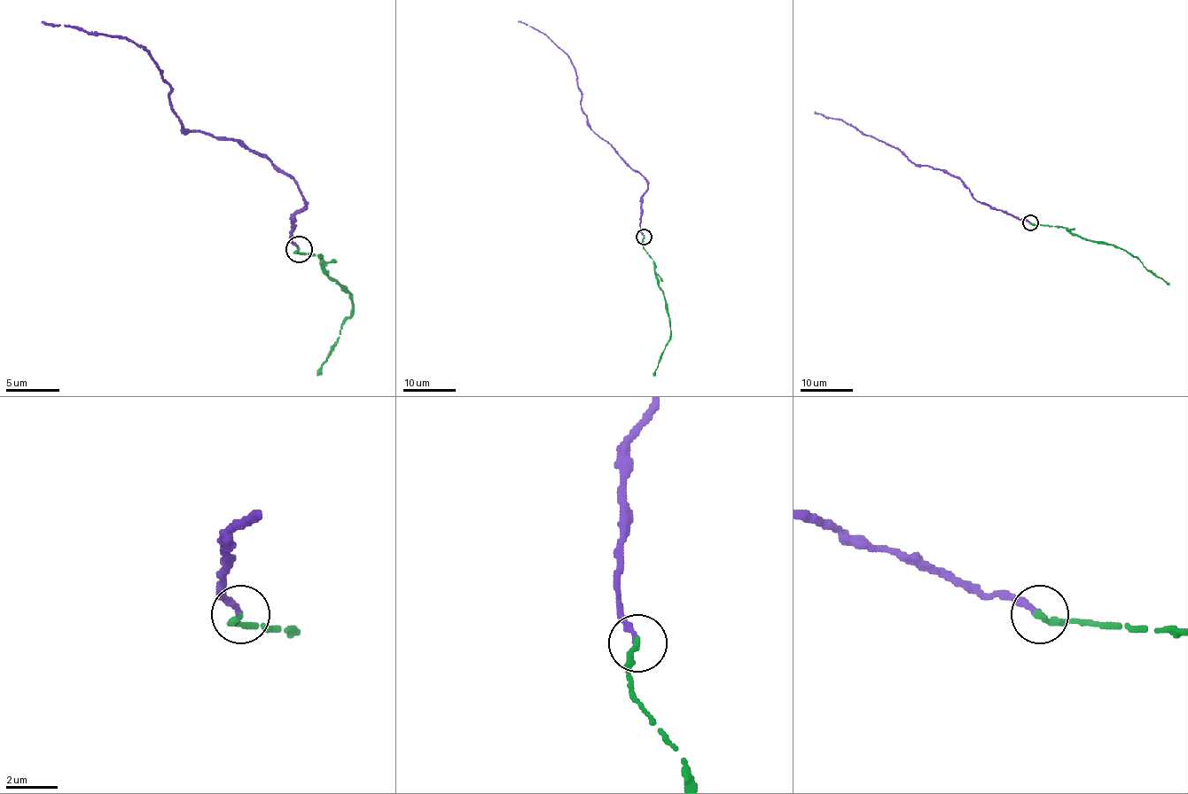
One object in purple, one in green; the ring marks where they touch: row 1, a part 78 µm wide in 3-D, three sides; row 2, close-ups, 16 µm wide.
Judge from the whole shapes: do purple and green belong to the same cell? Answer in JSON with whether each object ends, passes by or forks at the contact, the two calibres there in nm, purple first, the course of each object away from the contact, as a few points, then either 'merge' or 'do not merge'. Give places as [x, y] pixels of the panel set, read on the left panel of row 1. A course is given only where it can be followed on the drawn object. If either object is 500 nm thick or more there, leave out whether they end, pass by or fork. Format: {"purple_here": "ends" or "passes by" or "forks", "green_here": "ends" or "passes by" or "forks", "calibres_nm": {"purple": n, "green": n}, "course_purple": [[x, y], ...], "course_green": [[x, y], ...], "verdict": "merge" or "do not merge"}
{"purple_here": "ends", "green_here": "ends", "calibres_nm": {"purple": 240, "green": 320}, "course_purple": [[297, 246], [292, 222], [305, 196], [269, 159], [235, 140], [187, 132], [160, 71], [128, 39], [41, 23]], "course_green": [[300, 249], [294, 252], [318, 254], [321, 265], [350, 295], [353, 303], [353, 311], [318, 375]], "verdict": "do not merge"}

